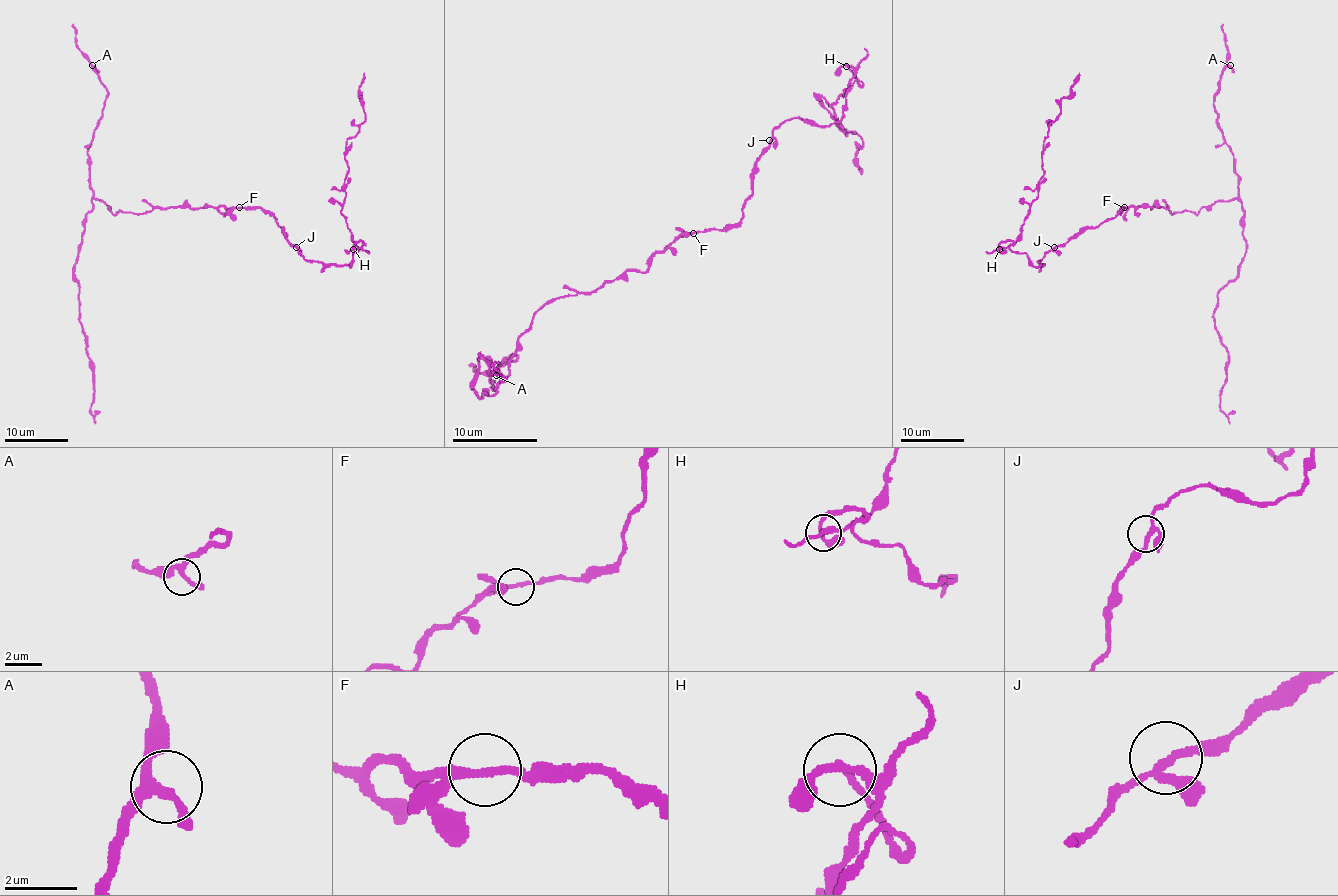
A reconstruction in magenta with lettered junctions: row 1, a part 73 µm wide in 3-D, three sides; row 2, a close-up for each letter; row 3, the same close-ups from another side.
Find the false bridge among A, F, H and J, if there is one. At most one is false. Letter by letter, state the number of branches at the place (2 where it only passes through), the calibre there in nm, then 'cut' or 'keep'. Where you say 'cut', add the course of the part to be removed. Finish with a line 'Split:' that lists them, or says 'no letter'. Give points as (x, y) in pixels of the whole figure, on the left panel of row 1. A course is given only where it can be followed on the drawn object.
A: branches 3; calibre 220 nm; keep
F: branches 3; calibre 200 nm; keep
H: branches 3; calibre 180 nm; cut; course (353, 248), (359, 248), (341, 206), (348, 174), (346, 141), (354, 136), (365, 120), (359, 93), (364, 73)
J: branches 3; calibre 190 nm; keep
Split: H

